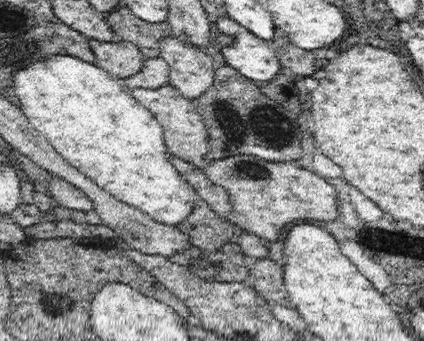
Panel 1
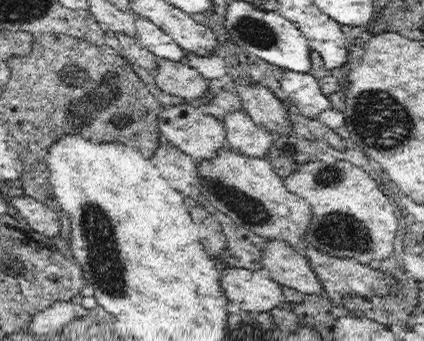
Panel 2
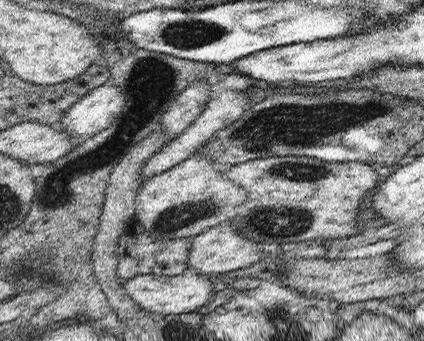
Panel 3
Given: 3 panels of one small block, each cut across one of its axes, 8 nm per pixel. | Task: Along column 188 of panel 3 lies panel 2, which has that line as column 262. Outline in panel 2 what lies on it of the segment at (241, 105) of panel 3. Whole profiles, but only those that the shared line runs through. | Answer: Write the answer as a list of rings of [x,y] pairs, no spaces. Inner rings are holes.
[[[242,108],[238,112],[230,112],[222,122],[226,124],[226,140],[230,150],[244,154],[246,158],[268,158],[276,138],[262,126],[256,126],[248,110]]]

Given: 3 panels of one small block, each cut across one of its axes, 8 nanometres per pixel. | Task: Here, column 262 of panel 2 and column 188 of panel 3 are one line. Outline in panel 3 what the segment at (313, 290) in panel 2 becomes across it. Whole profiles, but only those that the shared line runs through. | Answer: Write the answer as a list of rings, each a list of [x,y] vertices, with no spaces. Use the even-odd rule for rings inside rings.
[[[225,220],[213,228],[197,234],[191,240],[189,254],[187,254],[187,268],[197,270],[199,276],[219,276],[219,274],[227,274],[229,270],[253,266],[261,258],[263,258],[263,250],[259,250],[257,242],[245,238],[239,230],[235,230],[235,226],[229,220]]]

